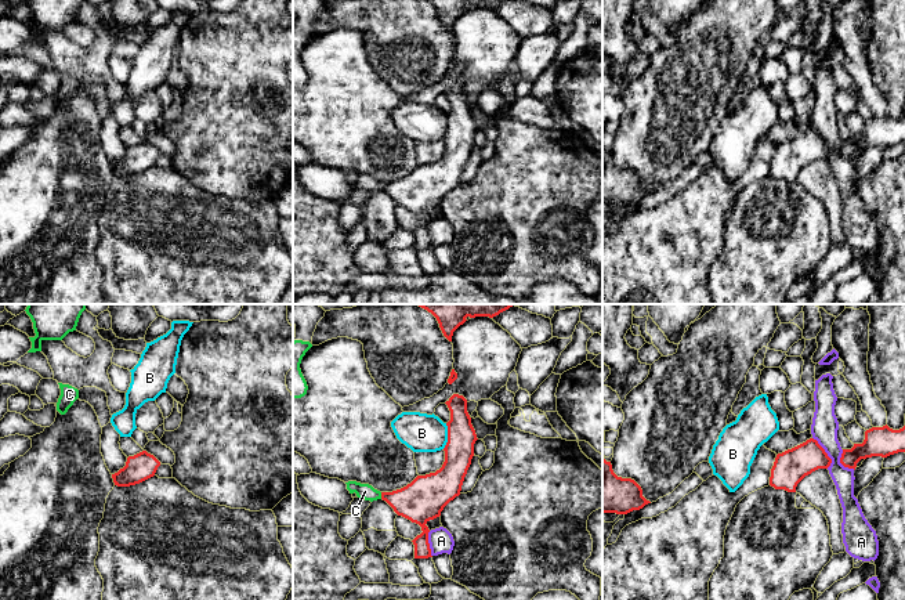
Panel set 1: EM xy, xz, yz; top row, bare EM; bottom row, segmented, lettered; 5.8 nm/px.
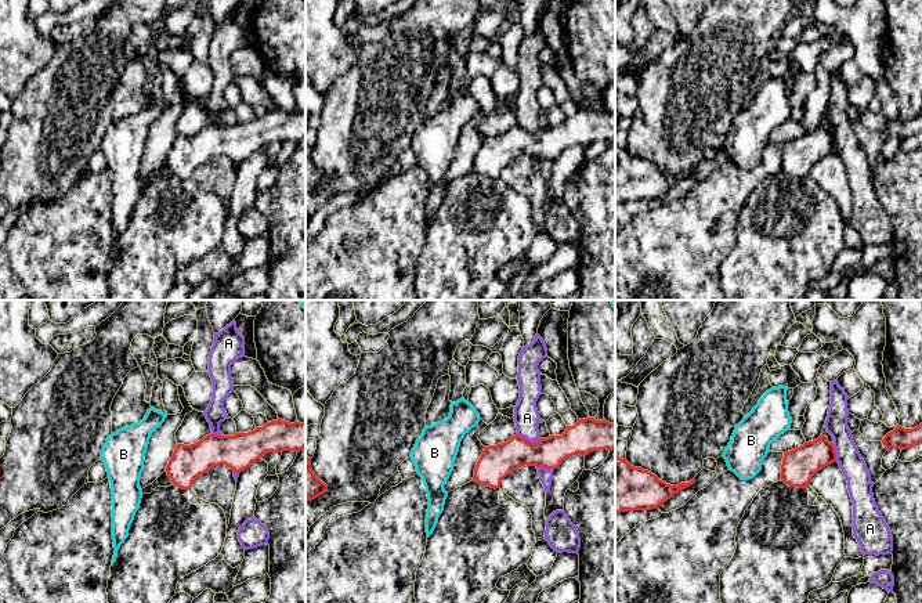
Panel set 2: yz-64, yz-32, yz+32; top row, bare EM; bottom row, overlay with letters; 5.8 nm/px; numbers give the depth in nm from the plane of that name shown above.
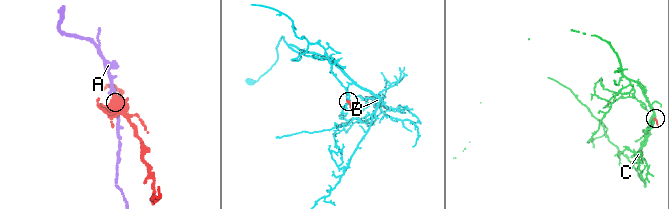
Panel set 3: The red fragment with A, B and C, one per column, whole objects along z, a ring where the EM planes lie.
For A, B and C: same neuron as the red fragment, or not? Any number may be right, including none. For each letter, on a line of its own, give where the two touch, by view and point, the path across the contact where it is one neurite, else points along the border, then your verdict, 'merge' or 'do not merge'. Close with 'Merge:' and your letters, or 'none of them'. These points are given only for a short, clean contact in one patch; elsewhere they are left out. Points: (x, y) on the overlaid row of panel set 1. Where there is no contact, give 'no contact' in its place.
A: yz (825, 452) | along yz (813, 437), (831, 459), (828, 467) | do not merge
B: xz (448, 436) | along xz (446, 423), (446, 444), (442, 448) | do not merge
C: xz (382, 495) | across xz (423, 499), (394, 499), (382, 495), (365, 491) | merge
Merge: C

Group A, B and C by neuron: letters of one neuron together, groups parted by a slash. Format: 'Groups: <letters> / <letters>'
Groups: A / B / C

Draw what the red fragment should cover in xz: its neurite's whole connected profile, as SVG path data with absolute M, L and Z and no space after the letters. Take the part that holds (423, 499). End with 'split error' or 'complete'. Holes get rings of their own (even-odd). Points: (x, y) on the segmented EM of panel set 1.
M453 394L445 404L450 411L450 420L446 423L445 462L439 470L417 476L410 484L392 492L380 492L369 484L356 481L345 482L350 494L355 492L358 498L370 502L383 499L398 516L421 527L423 532L412 541L415 559L432 557L428 543L430 529L426 524L439 517L444 507L460 495L478 440L467 412L467 400Z; split error

